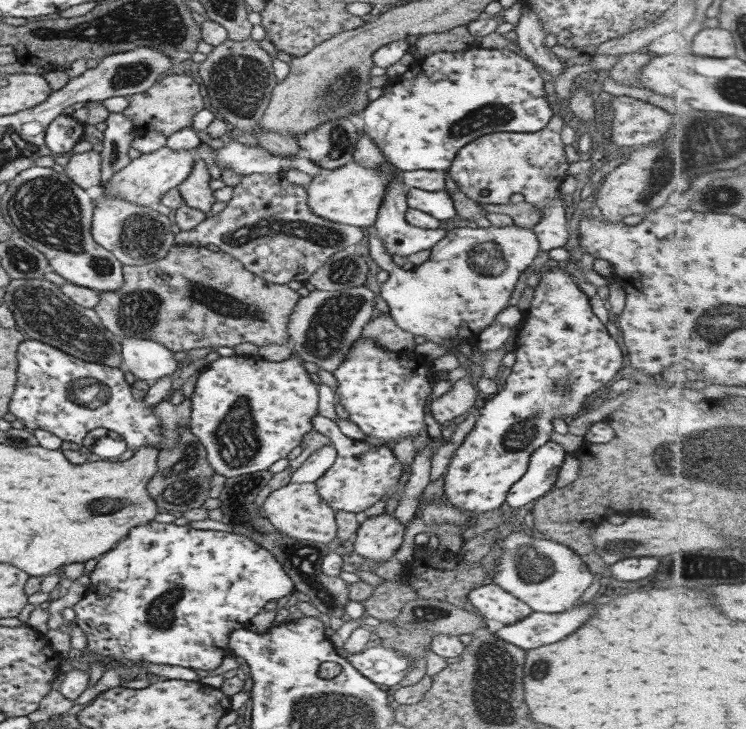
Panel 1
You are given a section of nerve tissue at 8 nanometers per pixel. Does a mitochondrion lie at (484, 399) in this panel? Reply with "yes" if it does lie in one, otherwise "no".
no

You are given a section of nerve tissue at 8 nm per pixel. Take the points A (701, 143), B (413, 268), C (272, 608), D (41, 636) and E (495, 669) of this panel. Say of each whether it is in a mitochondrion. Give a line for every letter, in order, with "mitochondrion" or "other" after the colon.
A: mitochondrion
B: other
C: other
D: other
E: mitochondrion

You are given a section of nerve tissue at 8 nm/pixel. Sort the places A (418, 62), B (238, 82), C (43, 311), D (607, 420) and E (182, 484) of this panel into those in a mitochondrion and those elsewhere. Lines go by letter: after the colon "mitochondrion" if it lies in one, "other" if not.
A: other
B: mitochondrion
C: mitochondrion
D: other
E: mitochondrion

